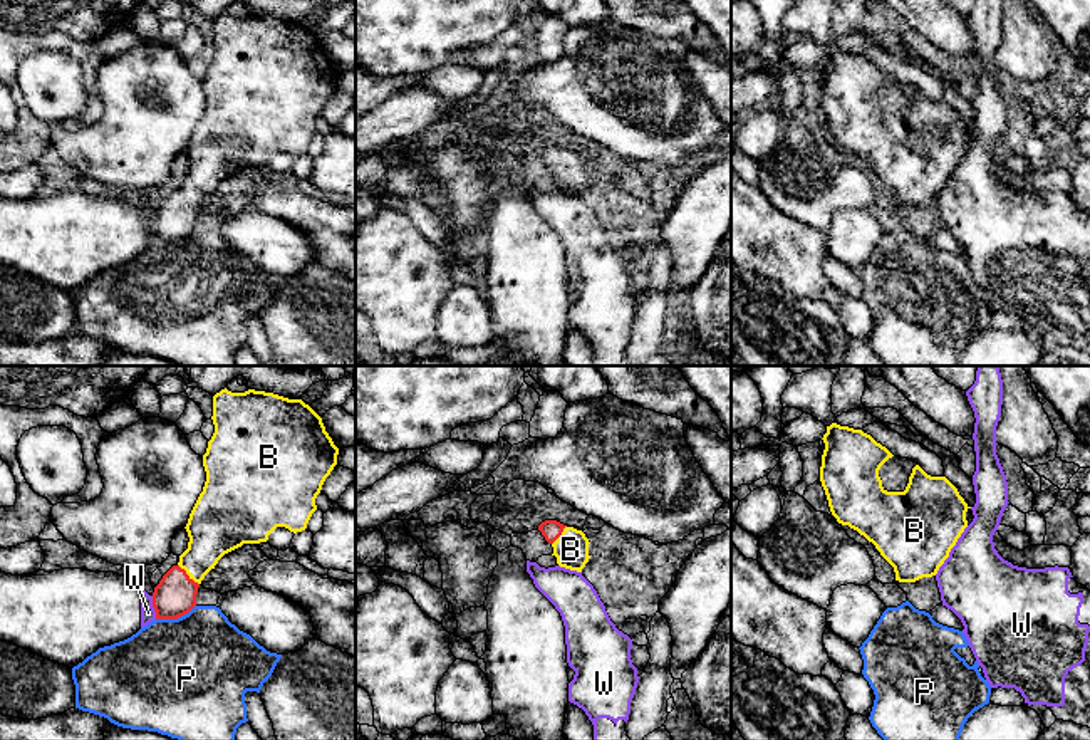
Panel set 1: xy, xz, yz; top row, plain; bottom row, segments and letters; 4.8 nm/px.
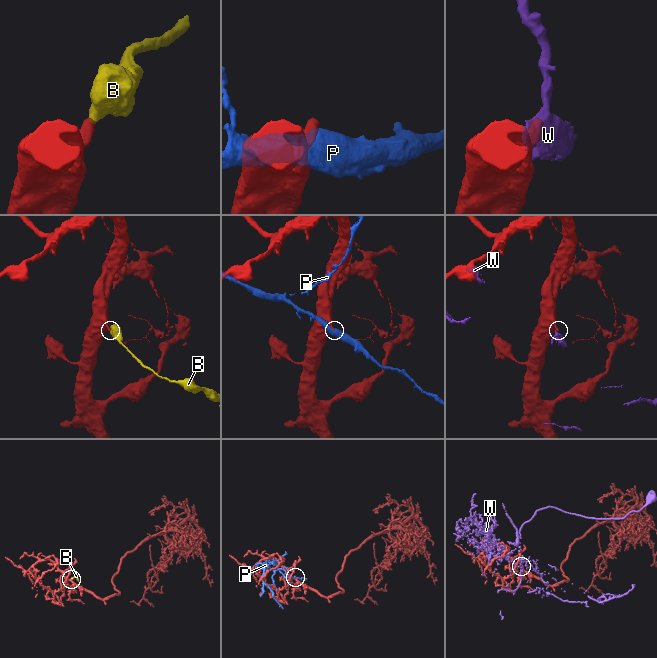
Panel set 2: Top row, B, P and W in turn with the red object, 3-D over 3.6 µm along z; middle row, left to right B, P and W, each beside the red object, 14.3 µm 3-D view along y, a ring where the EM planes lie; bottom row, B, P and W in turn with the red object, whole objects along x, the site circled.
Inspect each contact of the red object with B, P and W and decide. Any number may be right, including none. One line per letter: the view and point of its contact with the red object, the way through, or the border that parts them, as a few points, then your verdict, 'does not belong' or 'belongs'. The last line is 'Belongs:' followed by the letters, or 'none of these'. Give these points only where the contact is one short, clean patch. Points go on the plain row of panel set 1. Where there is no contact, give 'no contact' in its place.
B: xy (186, 198) | across xy (175, 220), (186, 198), (202, 180), (213, 155) | belongs
P: xy (175, 242) | does not belong
W: xy (153, 230) | along xy (151, 220), (156, 242) | does not belong
Belongs: B

